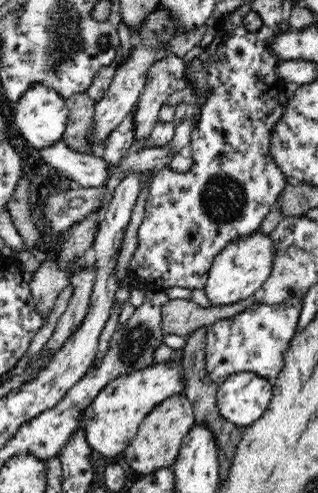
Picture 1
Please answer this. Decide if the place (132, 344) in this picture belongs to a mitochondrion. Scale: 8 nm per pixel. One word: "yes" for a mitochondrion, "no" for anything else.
yes

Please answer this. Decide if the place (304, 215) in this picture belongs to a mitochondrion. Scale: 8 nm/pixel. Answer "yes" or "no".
no

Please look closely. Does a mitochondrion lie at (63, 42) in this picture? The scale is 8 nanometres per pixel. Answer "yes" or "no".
yes

